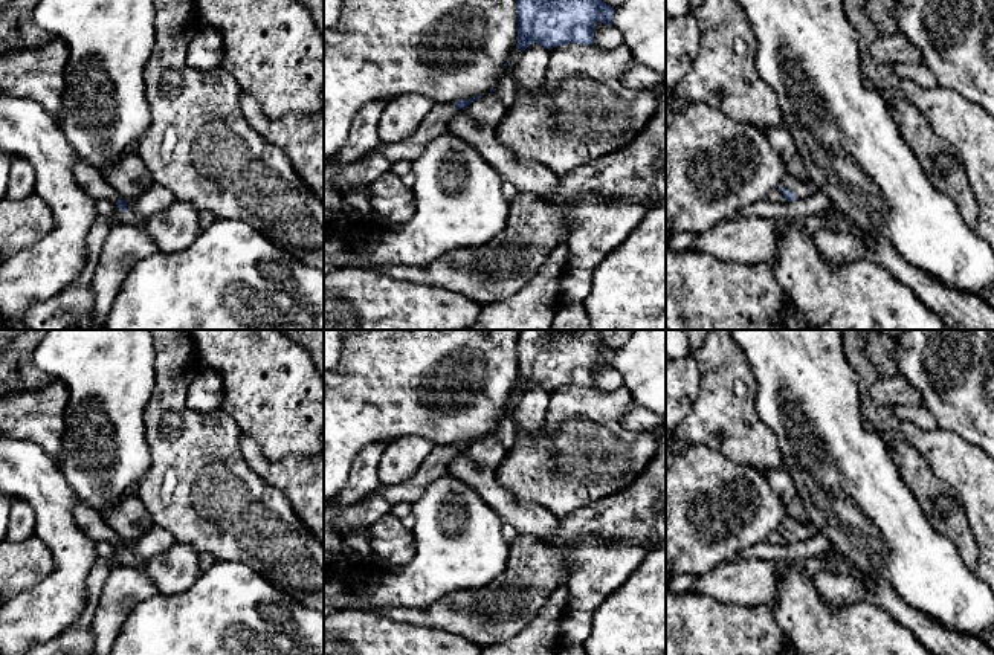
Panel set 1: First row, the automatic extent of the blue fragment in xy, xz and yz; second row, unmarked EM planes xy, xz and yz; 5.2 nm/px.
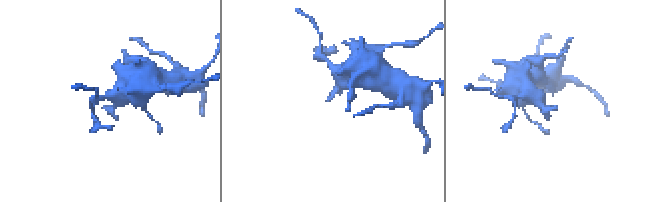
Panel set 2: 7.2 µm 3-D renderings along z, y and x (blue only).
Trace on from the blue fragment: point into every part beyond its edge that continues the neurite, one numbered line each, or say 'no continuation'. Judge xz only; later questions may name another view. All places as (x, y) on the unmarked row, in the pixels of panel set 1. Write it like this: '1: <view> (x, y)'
1: xz (371, 507)

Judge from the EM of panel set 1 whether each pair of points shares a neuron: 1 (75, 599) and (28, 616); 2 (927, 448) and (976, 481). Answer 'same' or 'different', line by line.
1: same
2: same

